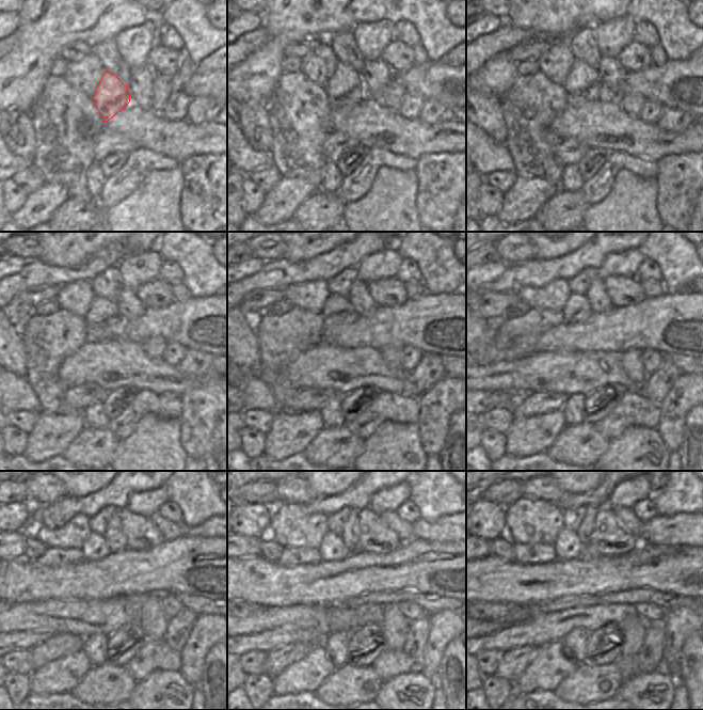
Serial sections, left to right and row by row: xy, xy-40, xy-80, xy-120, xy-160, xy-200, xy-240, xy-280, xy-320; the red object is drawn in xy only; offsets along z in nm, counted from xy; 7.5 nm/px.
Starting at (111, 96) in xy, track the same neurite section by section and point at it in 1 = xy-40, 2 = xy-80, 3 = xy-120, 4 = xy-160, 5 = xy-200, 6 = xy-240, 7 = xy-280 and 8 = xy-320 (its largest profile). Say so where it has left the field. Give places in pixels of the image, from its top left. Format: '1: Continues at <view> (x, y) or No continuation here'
1: Continues at xy-40 (346, 88)
2: Continues at xy-80 (582, 83)
3: Continues at xy-120 (104, 321)
4: Continues at xy-160 (337, 310)
5: Continues at xy-200 (577, 308)
6: Continues at xy-240 (95, 548)
7: Continues at xy-280 (332, 548)
8: Continues at xy-320 (568, 546)

